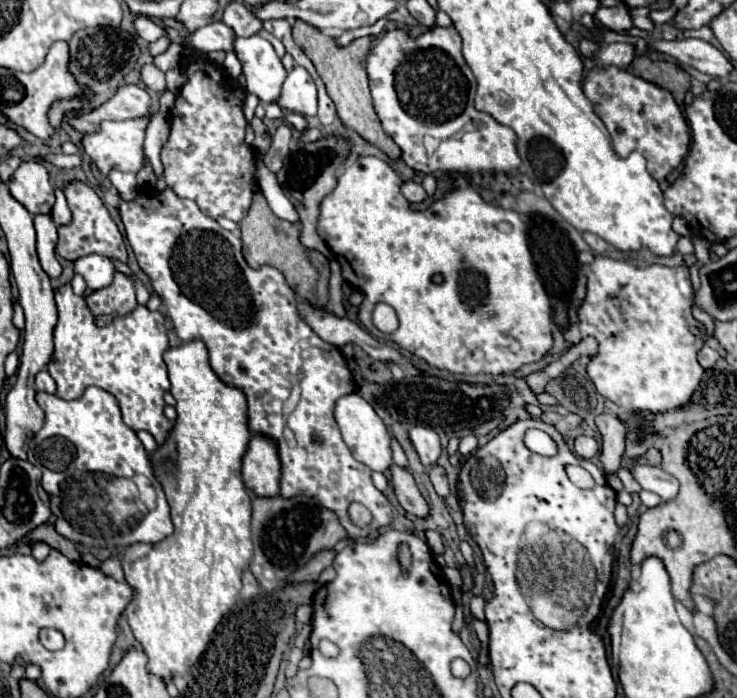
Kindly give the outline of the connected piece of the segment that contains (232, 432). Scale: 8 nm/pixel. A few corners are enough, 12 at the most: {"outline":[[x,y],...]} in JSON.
{"outline":[[202,340],[164,352],[150,454],[174,532],[132,544],[148,670],[196,664],[252,558],[246,396]]}

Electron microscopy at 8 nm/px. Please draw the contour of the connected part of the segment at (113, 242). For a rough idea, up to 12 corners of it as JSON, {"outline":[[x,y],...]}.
{"outline":[[84,182],[64,188],[72,222],[58,226],[56,252],[128,262],[124,238]]}

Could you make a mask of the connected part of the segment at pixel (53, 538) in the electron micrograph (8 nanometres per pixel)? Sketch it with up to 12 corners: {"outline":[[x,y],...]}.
{"outline":[[42,524],[26,534],[30,546],[46,542],[50,548],[64,554],[68,560],[80,562],[72,542]]}

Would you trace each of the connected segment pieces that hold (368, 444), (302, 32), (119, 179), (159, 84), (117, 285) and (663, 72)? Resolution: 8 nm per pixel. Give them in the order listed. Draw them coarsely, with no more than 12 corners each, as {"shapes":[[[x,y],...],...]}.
{"shapes":[[[360,394],[334,416],[354,458],[370,470],[392,464],[388,430]],[[296,20],[340,120],[390,158],[400,150],[372,108],[364,56],[374,36],[338,46]],[[112,170],[112,184],[124,200],[138,192],[136,176]],[[154,64],[142,68],[142,82],[148,90],[166,90],[164,72]],[[122,272],[86,294],[98,326],[136,308],[134,280]],[[636,56],[632,74],[670,90],[680,106],[690,74],[678,64]]]}

